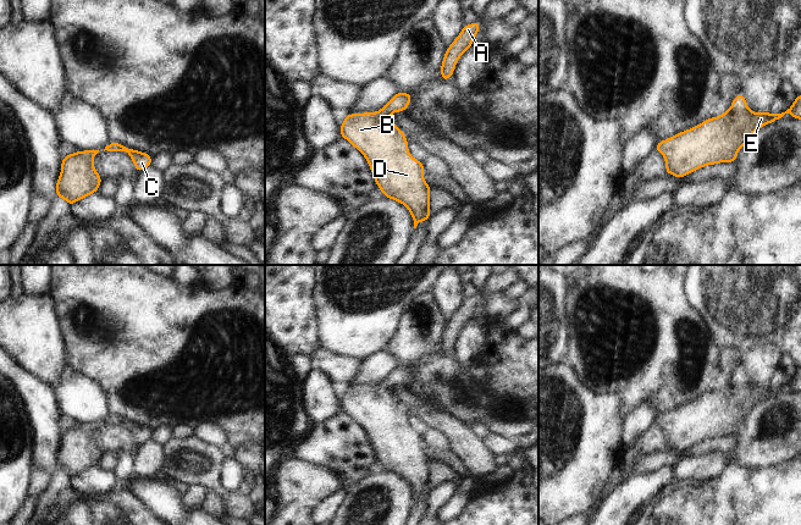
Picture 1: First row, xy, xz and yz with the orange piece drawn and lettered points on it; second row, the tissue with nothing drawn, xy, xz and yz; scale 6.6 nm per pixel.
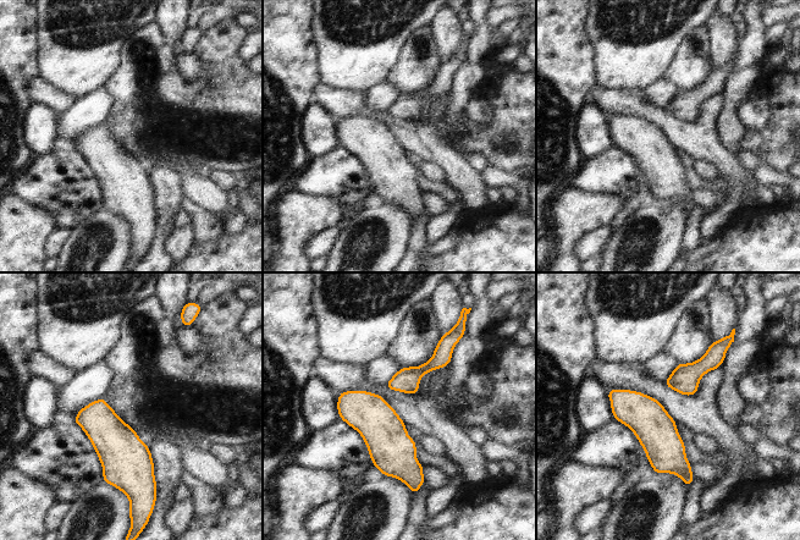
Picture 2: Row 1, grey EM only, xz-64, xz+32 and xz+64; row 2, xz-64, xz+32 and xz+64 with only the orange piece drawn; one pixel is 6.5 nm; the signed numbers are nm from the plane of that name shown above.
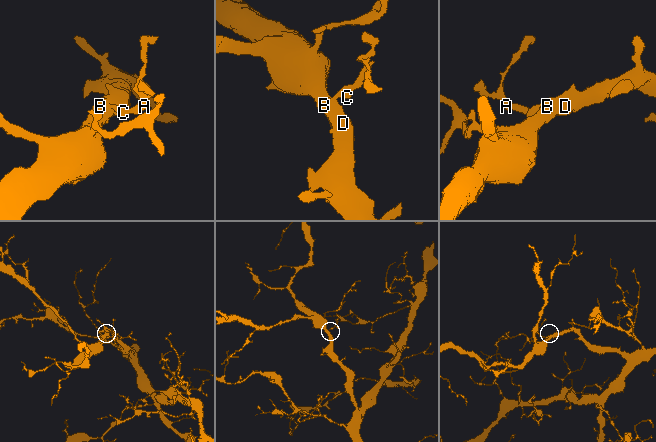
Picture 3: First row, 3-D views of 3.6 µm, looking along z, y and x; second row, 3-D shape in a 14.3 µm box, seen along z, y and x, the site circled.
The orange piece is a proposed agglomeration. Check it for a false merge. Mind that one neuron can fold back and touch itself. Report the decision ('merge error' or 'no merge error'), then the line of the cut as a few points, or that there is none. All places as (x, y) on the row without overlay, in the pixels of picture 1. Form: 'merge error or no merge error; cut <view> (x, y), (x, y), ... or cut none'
no merge error; cut none

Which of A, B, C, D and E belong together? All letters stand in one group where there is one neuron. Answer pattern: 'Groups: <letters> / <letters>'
Groups: A B C D E.

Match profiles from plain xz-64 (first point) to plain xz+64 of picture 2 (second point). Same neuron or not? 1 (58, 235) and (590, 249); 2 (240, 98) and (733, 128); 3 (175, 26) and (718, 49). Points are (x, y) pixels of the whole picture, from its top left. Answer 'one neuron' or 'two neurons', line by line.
1: one neuron
2: two neurons
3: one neuron

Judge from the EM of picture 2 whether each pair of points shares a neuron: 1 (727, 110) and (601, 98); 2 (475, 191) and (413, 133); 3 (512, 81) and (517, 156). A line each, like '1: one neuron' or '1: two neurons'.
1: two neurons
2: one neuron
3: one neuron

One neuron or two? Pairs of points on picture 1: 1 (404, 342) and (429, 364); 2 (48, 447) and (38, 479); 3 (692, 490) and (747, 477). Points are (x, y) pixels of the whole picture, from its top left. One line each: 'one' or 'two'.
1: one
2: two
3: one

